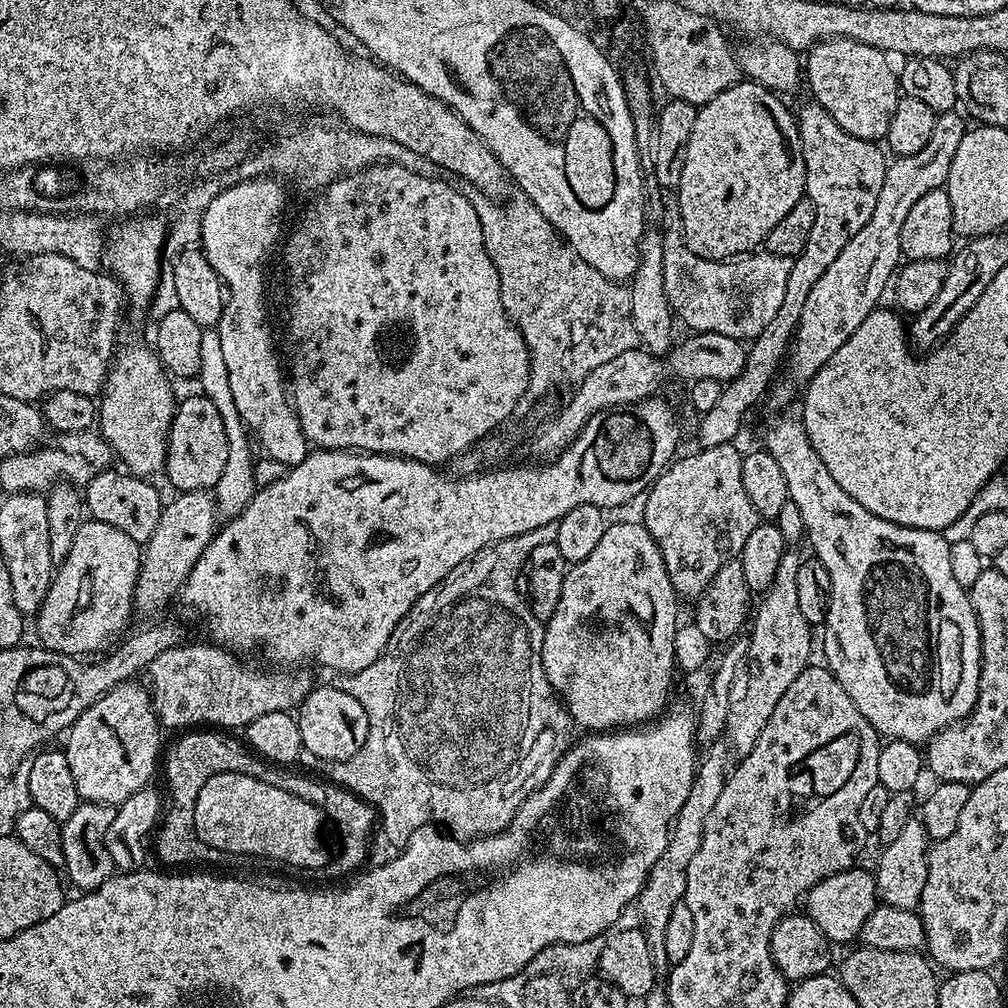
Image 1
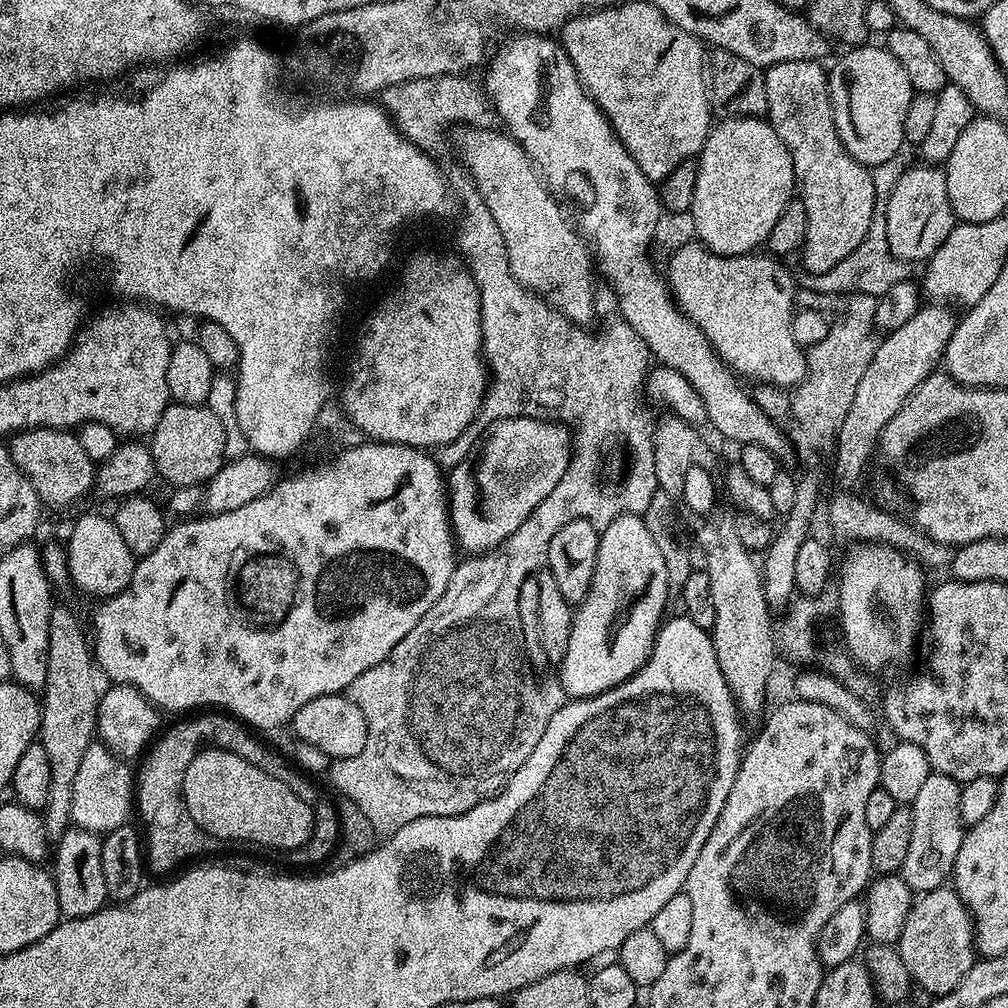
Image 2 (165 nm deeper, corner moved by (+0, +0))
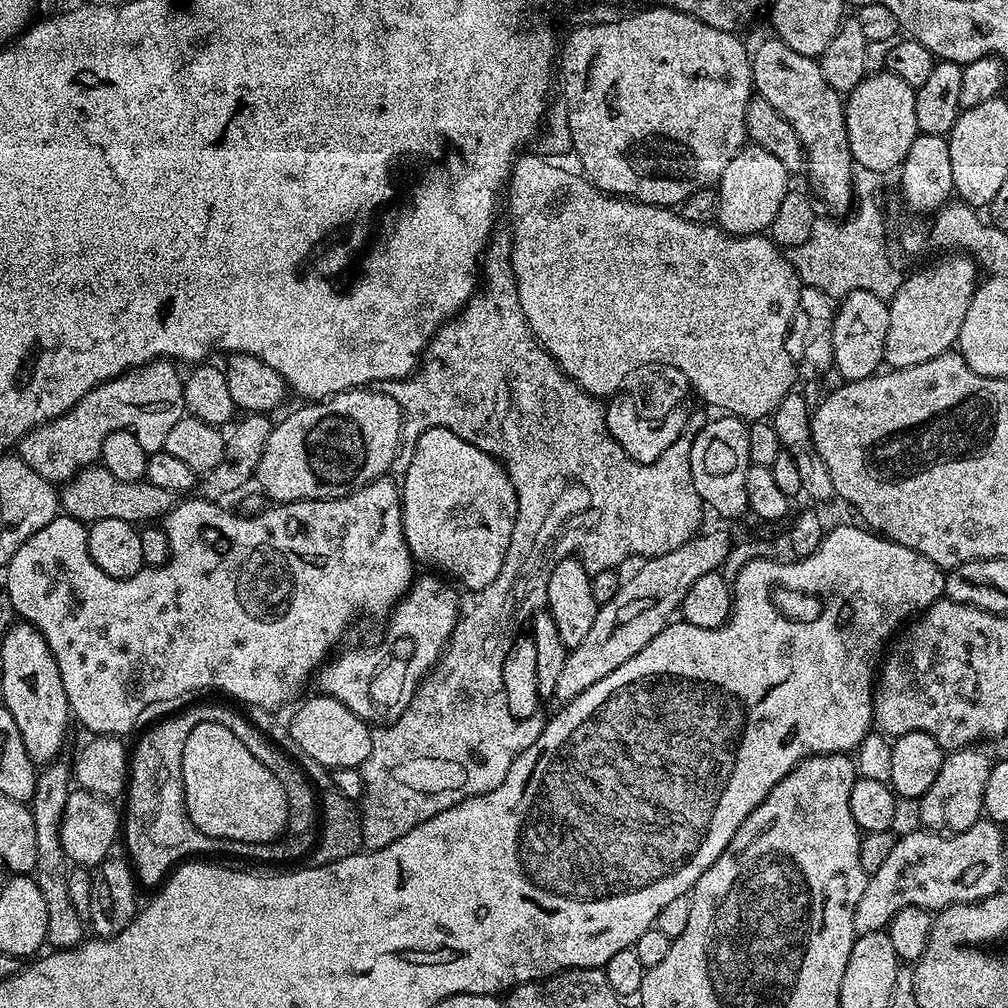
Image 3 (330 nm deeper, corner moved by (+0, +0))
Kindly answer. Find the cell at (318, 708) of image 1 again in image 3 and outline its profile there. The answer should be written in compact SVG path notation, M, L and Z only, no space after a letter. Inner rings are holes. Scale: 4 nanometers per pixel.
M315 694L305 704L295 705L296 713L287 721L290 734L297 746L310 754L314 762L329 770L334 768L360 768L370 758L373 729L367 720L358 718L342 702L332 696Z

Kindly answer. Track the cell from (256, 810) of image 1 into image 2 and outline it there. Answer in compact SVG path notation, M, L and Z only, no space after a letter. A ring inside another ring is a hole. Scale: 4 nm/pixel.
M211 746L201 750L186 766L184 805L190 818L217 841L241 840L260 848L281 848L284 854L306 843L316 814L313 805L302 802L290 786L266 774L266 770L250 766L238 754Z

